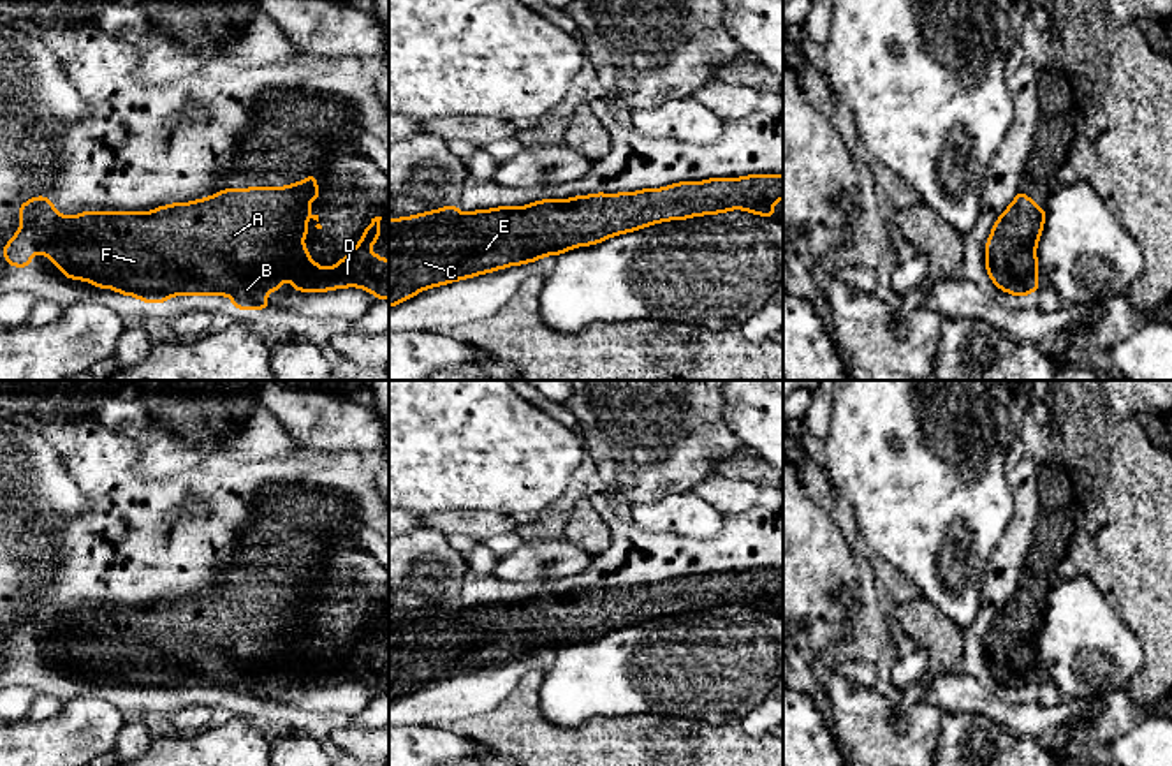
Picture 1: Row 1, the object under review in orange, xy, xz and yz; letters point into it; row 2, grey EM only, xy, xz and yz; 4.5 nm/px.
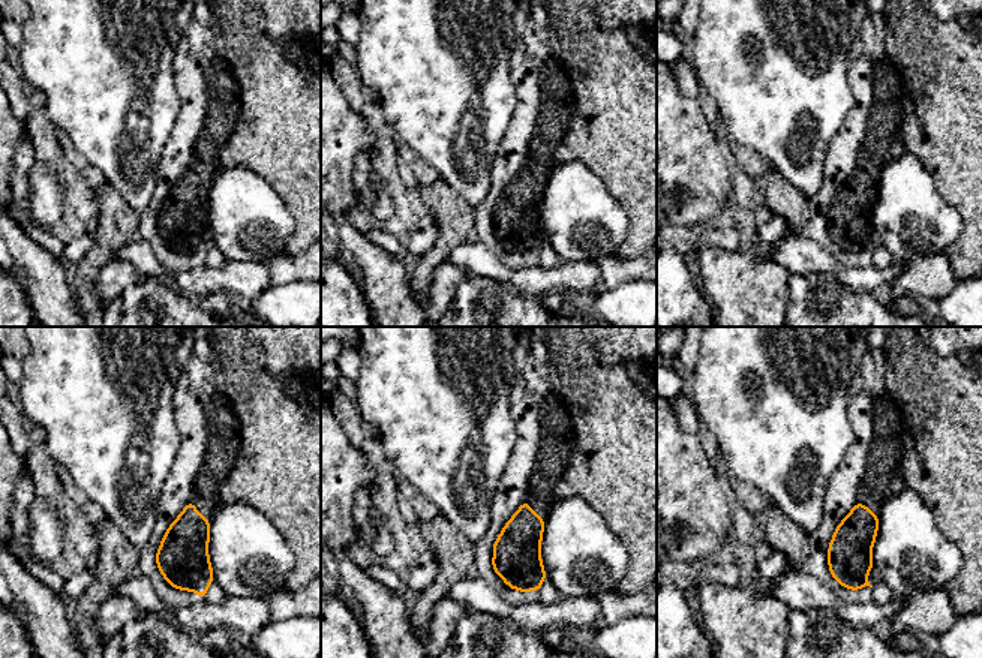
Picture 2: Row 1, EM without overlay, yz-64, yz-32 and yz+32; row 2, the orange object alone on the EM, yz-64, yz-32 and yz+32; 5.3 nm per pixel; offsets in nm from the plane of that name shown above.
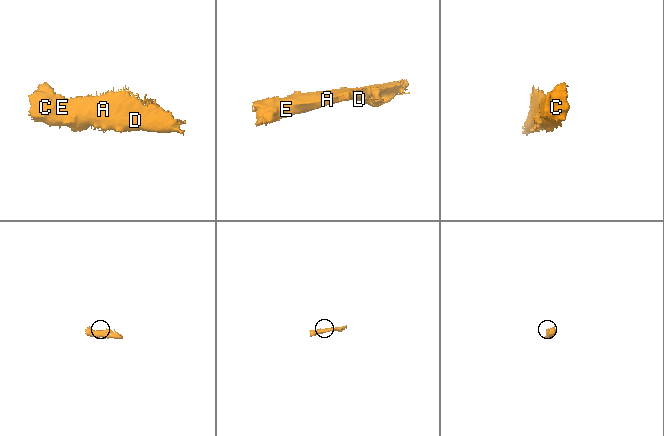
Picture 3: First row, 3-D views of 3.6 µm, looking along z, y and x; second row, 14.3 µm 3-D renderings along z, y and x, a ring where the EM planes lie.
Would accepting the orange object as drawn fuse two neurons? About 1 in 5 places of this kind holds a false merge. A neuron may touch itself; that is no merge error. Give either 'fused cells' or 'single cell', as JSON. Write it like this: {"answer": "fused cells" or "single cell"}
{"answer": "single cell"}

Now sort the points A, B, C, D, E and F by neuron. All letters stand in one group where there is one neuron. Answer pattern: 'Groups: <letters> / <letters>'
Groups: A B C D E F

